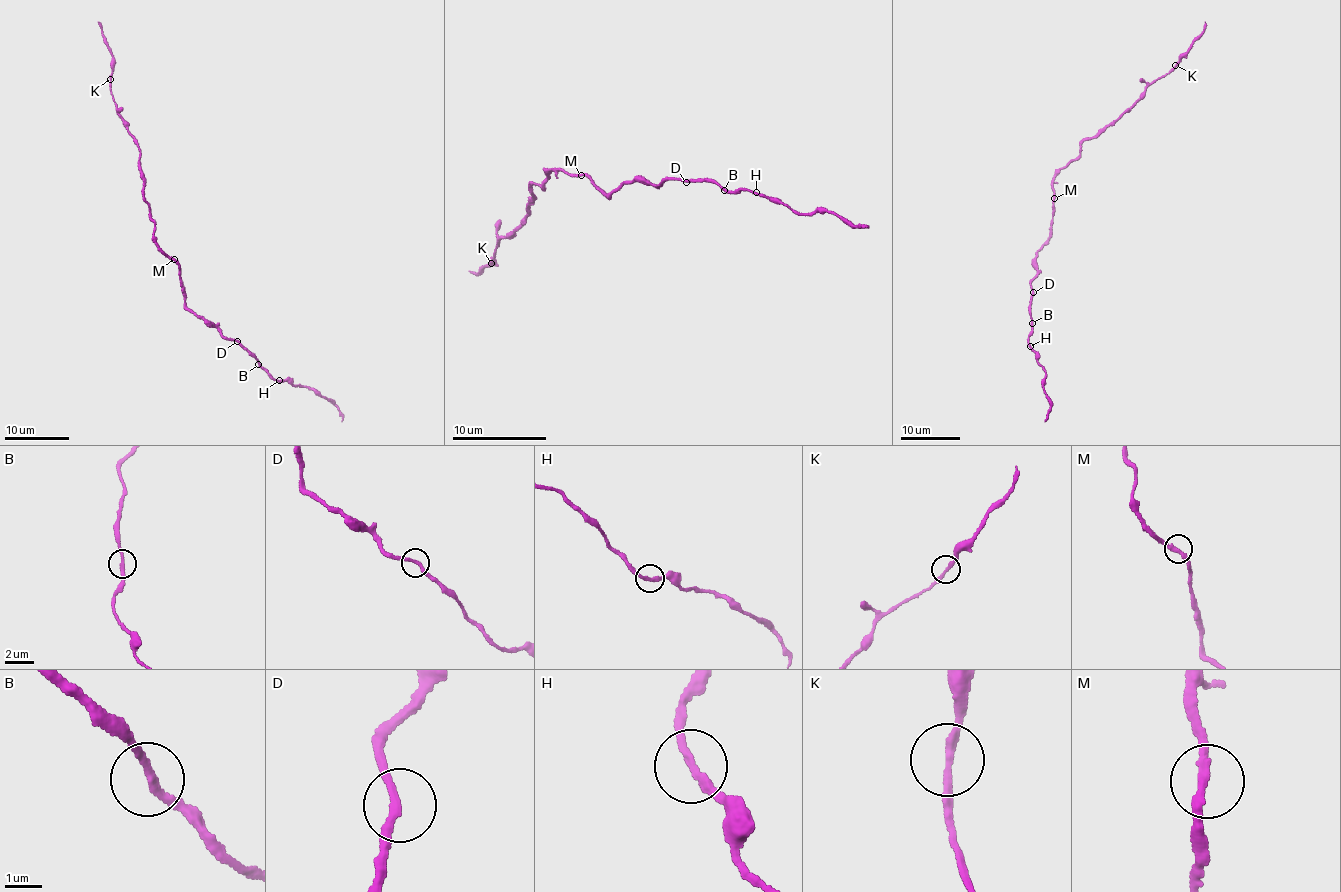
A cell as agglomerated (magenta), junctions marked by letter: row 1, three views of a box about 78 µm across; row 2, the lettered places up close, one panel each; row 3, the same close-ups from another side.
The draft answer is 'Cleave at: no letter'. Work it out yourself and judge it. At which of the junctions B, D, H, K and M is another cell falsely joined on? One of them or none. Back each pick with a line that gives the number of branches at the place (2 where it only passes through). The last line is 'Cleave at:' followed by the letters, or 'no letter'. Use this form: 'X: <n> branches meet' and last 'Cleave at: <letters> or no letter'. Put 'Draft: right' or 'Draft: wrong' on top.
Draft: right
Cleave at: no letter

